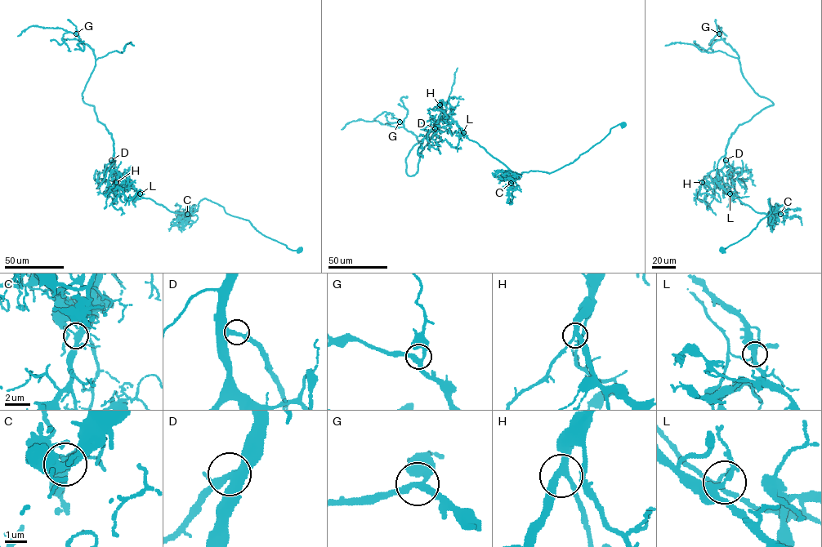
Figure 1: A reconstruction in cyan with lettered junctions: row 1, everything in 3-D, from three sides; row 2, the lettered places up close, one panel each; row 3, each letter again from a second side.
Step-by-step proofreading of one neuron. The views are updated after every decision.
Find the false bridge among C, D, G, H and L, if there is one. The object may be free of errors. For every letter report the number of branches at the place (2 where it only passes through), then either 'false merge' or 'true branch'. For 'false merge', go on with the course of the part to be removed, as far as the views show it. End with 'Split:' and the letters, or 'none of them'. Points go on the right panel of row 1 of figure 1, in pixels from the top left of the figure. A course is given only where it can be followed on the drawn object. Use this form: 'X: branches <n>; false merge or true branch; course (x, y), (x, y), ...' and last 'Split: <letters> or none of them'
C: branches 4; true branch
D: branches 3; true branch
G: branches 3; true branch
H: branches 3; true branch
L: branches 4; false merge; course (730, 193), (755, 211), (768, 215), (772, 210), (769, 198), (770, 213), (748, 236), (721, 248)
Split: L

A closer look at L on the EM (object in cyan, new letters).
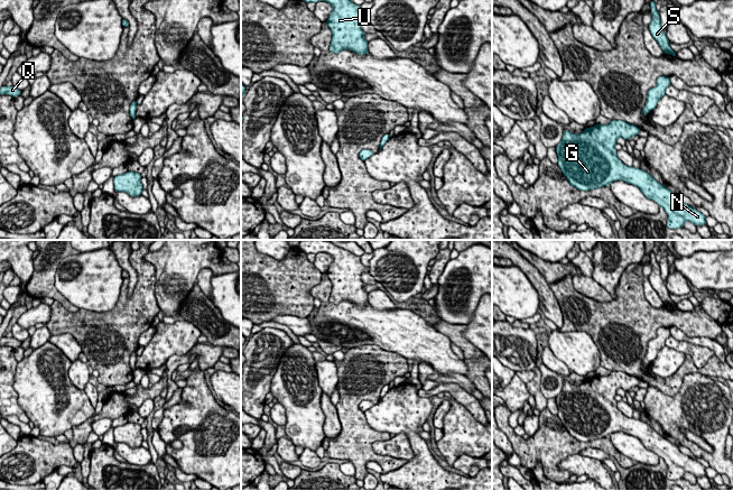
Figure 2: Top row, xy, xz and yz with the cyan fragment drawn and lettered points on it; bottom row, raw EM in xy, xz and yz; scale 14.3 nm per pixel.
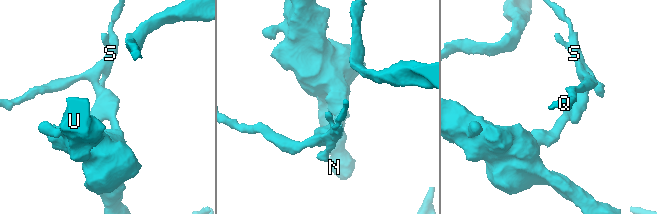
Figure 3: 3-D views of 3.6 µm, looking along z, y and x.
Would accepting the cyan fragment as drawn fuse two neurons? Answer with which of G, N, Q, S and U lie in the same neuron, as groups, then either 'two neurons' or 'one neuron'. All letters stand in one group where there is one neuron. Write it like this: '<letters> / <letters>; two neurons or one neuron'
G N U / Q S; two neurons

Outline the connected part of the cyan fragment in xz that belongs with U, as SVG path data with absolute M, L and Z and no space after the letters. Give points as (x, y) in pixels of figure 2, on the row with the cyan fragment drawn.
M303 0L306 3L326 1L333 6L326 21L332 31L328 50L338 54L342 49L350 49L360 55L369 54L365 33L361 29L363 21L369 21L369 16L361 11L360 6L350 0Z

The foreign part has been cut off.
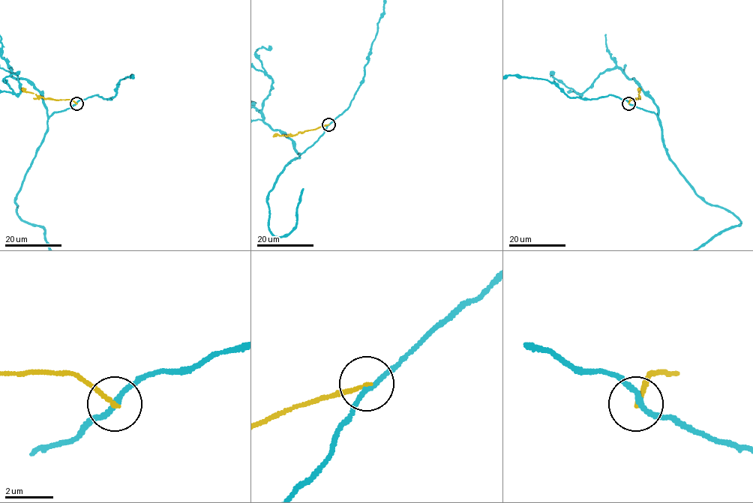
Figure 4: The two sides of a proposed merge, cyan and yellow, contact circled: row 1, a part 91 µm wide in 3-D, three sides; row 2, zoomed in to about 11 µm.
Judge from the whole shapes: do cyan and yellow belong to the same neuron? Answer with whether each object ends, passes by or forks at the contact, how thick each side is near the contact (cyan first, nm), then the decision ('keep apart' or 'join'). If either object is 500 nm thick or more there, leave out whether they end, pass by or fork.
cyan passes by; yellow ends there; 220 nm thick on the cyan side, 160 nm on the other; keep apart

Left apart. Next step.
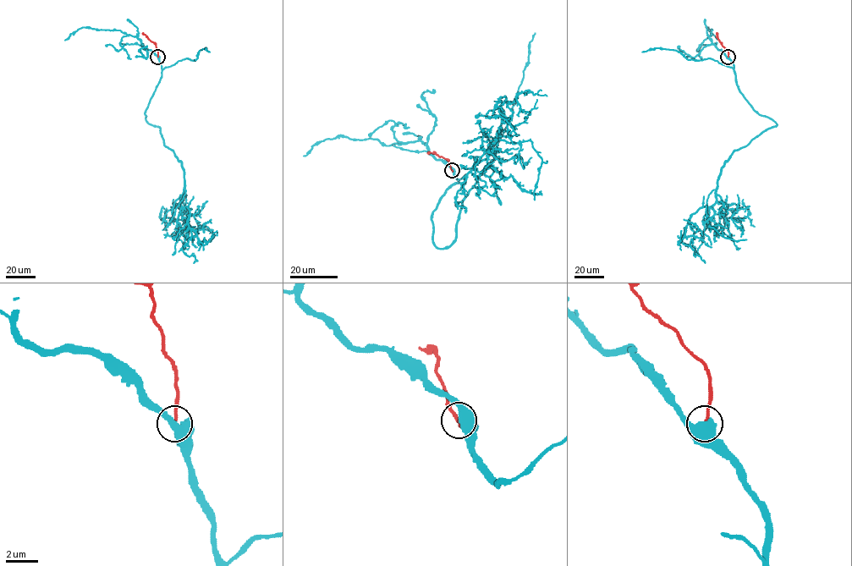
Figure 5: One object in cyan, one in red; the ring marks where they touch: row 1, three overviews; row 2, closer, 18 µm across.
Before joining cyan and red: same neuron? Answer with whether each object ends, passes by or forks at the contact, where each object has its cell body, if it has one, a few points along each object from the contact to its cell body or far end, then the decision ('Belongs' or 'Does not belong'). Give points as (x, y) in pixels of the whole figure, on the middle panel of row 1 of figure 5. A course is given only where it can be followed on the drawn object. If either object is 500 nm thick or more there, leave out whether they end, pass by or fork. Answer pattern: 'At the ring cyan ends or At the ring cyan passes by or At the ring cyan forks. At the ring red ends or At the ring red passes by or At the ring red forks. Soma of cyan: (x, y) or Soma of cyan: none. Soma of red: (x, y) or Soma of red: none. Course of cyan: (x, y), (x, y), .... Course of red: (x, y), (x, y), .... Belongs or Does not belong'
Soma of cyan: none. Soma of red: none. Course of cyan: (453, 170), (431, 219), (439, 248), (493, 159), (500, 96), (490, 117), (508, 134). Course of red: (452, 170), (448, 161), (427, 152). Belongs

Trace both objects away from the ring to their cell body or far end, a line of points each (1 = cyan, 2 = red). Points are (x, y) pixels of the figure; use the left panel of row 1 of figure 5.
1: (158, 57), (145, 120), (183, 168), (191, 235), (182, 248), (193, 262)
2: (157, 57), (156, 45), (142, 33)

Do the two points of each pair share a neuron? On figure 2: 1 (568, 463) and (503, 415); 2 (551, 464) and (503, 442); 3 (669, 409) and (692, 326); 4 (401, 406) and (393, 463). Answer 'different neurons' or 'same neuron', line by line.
1: different neurons
2: different neurons
3: different neurons
4: different neurons

